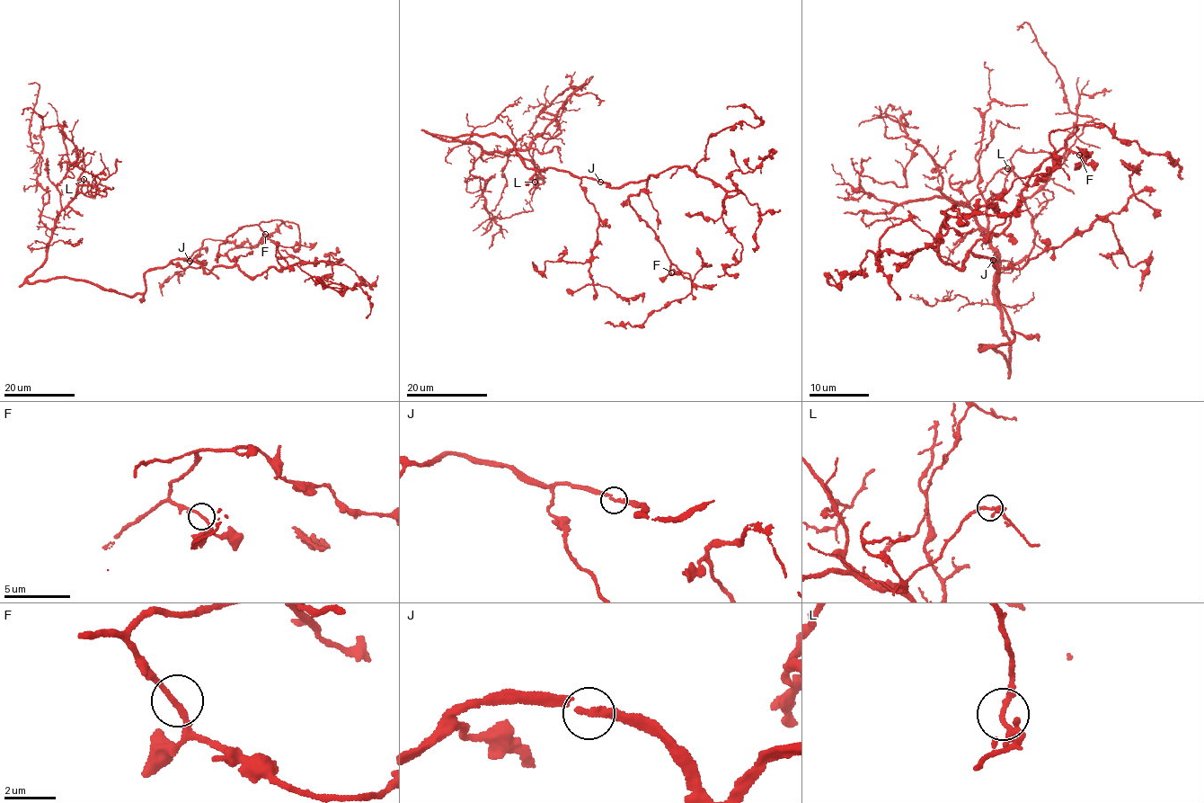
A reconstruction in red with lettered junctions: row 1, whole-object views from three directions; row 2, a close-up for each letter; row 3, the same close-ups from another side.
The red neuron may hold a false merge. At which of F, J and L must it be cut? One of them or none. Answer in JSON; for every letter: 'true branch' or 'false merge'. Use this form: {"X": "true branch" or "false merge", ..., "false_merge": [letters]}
{"F": "true branch", "J": "true branch", "L": "true branch", "false_merge": []}

